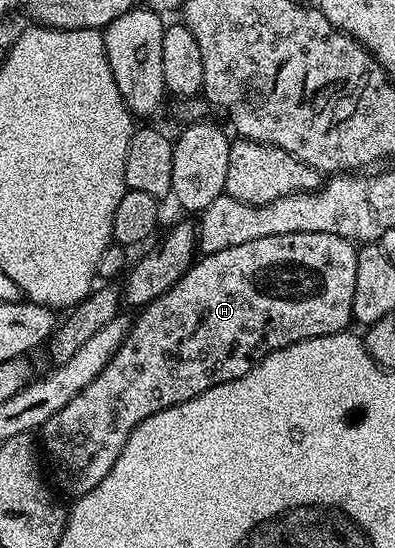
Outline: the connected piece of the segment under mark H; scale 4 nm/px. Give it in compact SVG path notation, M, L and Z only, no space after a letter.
M292 232L286 234L276 234L275 236L264 236L255 240L240 242L234 246L228 246L224 250L207 252L197 262L191 264L184 275L175 282L171 288L165 289L155 300L151 299L145 307L137 314L138 317L132 320L128 331L122 337L122 343L110 355L106 365L98 371L90 383L82 387L78 395L71 398L59 412L52 414L48 422L40 429L40 448L50 459L50 464L54 467L54 476L58 479L58 484L70 495L70 498L77 498L88 494L108 474L108 470L114 468L116 458L122 456L124 442L129 439L130 431L136 427L141 420L149 420L156 412L177 409L185 405L187 400L196 398L202 392L207 392L209 388L217 388L224 382L232 382L232 378L247 376L255 366L268 354L272 354L281 348L287 348L290 344L295 344L308 338L317 336L327 336L343 331L347 327L346 323L351 323L354 311L352 310L352 298L356 290L356 258L358 253L355 245L351 241L340 238L336 234L326 234L324 232Z

